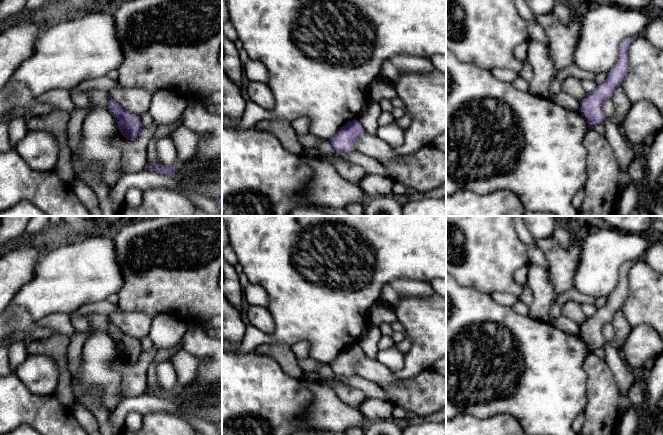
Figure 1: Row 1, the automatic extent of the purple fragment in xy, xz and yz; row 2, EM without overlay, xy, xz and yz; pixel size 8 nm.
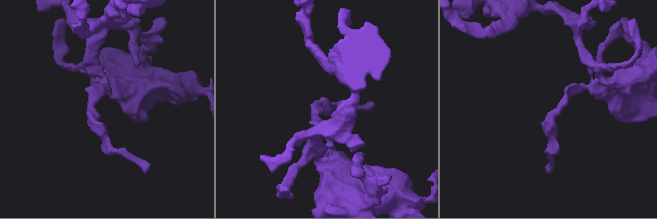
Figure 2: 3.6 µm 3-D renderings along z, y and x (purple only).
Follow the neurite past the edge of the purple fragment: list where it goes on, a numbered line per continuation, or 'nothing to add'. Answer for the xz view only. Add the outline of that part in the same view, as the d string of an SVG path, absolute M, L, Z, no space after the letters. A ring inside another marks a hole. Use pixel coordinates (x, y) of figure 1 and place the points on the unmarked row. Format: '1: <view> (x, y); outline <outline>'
nothing to add

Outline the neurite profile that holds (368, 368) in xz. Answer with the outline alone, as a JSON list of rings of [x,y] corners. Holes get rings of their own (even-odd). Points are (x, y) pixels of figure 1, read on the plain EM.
[[[364,356],[355,365],[355,374],[377,384],[383,389],[389,386],[397,386],[402,381],[376,359],[367,356]]]

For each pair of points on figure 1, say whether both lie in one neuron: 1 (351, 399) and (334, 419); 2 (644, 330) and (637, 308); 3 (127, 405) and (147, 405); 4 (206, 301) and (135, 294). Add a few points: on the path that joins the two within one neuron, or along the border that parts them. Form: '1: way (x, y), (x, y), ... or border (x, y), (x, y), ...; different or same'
1: border (332, 386), (332, 389), (342, 401), (358, 409); different
2: border (652, 326), (639, 324), (632, 328); different
3: way (132, 405), (142, 405); same
4: way (188, 297), (153, 297); same

